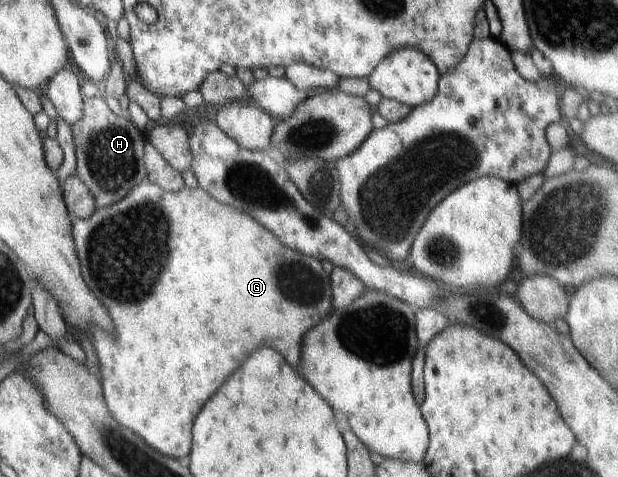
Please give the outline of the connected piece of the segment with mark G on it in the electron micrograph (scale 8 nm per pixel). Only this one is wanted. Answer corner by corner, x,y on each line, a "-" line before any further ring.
146,181
138,186
122,202
111,207
99,208
98,212
89,219
81,219
72,215
74,220
74,238
78,244
78,254
82,258
82,268
86,276
86,282
90,284
90,290
96,292
96,296
106,304
108,312
114,318
114,324
118,330
108,332
100,324
92,324
94,335
91,336
100,364
100,374
103,378
106,400
110,406
110,412
114,418
142,436
146,444
150,444
154,450
170,456
176,460
184,460
190,456
194,448
194,422
198,414
202,412
202,406
206,400
210,400
224,382
238,370
242,362
250,358
258,348
270,346
278,348
294,366
301,366
303,362
302,342
310,330
316,328
323,320
326,320
332,312
334,304
334,286
331,274
328,274
320,263
310,255
298,252
296,249
286,246
270,228
262,226
252,214
228,206
220,200
216,200
205,188
192,190
186,187
180,192
170,192
162,185
154,184
154,181

